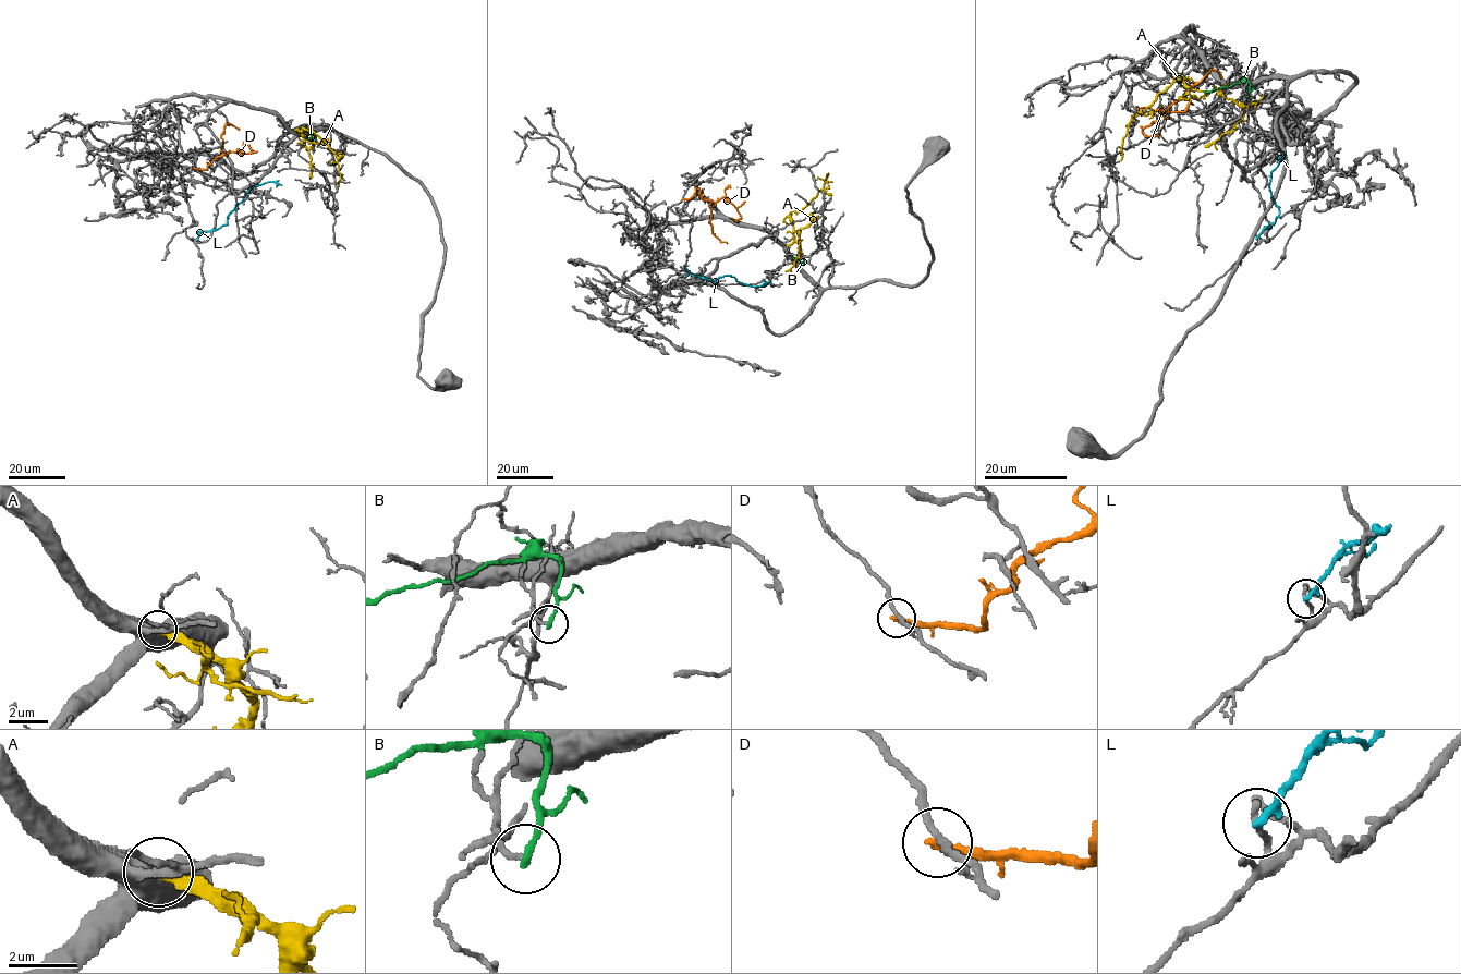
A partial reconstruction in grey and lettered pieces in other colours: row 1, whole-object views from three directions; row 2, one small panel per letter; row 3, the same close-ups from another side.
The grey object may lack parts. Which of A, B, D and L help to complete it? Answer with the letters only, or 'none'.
none

